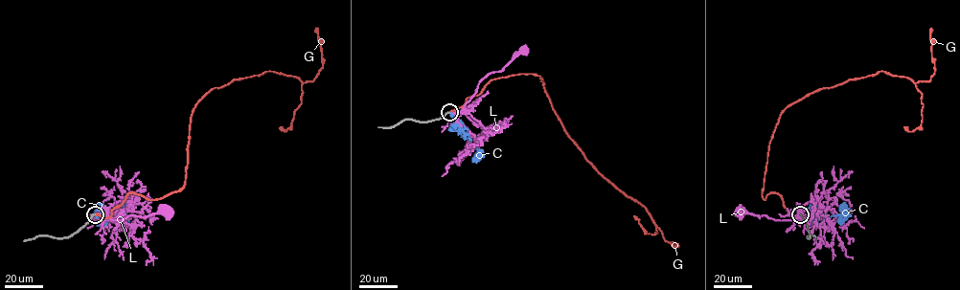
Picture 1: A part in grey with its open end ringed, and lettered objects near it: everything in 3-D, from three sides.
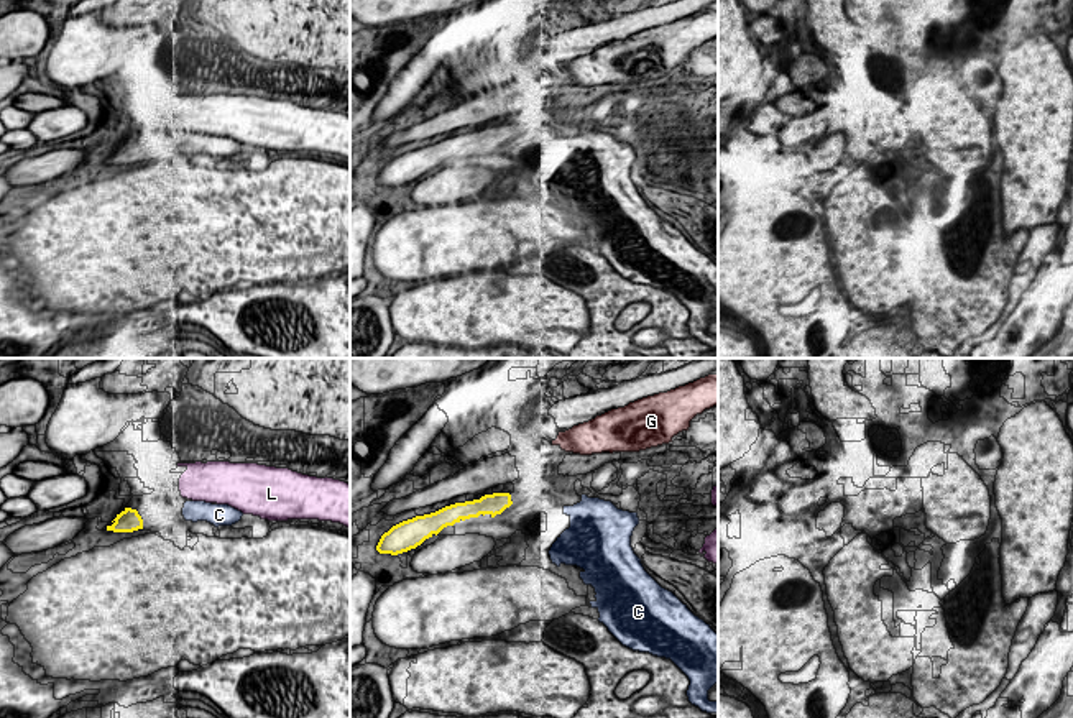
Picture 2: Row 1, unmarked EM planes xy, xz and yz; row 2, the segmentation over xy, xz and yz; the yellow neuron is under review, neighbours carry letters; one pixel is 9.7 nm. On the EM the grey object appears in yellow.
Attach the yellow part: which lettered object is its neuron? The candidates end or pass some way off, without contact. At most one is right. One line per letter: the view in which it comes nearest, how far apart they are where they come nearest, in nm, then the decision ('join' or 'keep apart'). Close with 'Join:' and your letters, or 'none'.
C: xy | 400 nm | join
G: xz | 650 nm | keep apart
L: xy | 460 nm | keep apart
Join: C

